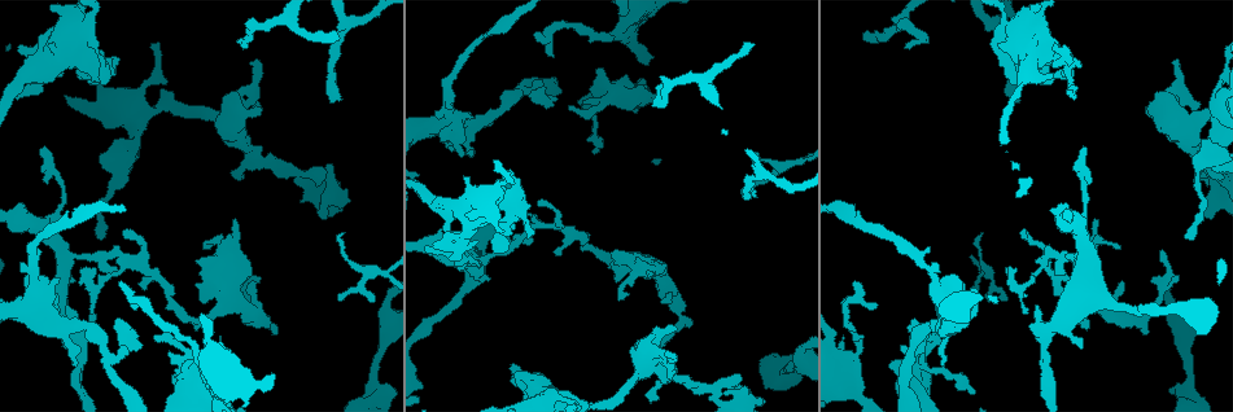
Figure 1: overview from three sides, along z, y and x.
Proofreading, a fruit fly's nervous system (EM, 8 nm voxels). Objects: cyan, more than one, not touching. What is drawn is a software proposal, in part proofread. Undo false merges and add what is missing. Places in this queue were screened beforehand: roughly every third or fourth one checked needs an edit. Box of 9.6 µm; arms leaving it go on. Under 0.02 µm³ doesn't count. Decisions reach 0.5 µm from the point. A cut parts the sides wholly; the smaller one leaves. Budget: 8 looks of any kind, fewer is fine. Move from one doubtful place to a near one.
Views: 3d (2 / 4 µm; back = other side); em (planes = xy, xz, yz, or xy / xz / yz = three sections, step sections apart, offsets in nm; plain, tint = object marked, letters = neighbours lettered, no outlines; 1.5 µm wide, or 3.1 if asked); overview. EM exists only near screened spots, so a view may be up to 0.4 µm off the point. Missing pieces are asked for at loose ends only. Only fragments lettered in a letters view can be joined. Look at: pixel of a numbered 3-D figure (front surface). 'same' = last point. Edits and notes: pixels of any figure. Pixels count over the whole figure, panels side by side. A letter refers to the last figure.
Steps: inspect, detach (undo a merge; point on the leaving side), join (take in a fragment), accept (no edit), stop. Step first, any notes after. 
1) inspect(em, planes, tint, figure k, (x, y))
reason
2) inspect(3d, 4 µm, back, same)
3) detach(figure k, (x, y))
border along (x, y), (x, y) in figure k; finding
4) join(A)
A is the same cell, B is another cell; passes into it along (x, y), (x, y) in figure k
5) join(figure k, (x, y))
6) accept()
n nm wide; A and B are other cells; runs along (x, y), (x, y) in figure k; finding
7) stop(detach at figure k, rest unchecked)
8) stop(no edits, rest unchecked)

inspect(3d, 4 µm, figure 1, (1045, 254))
a fork

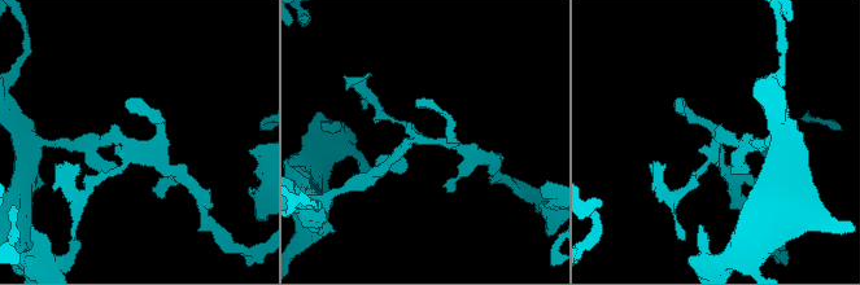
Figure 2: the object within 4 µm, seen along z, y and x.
inspect(em, 3.1 µm, planes, tint, figure 2, (719, 141))
need the tissue

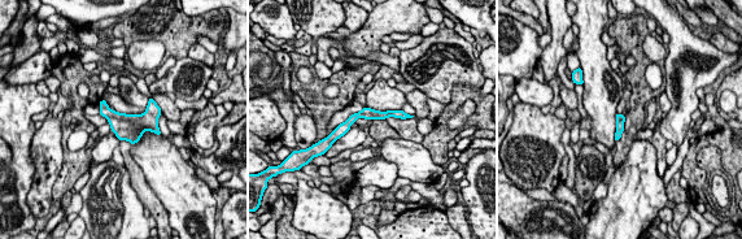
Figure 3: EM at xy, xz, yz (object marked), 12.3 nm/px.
inspect(em, 3.1 µm, planes, letters, same)
what lies round it

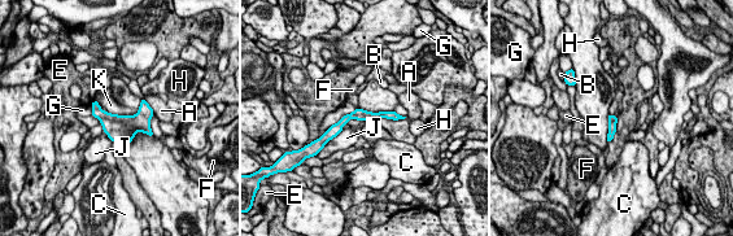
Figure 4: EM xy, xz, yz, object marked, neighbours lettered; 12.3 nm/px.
accept()
A, B, C, E, F, G, H, J and K are other cells; runs along (393, 116), (350, 116), (331, 131) in figure 4; one neuron here

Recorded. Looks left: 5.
inspect(em, planes, tint, figure 1, (647, 278))
an open end

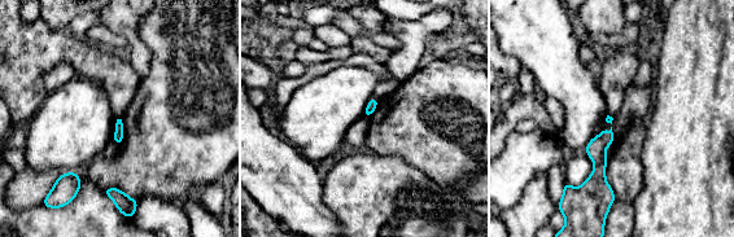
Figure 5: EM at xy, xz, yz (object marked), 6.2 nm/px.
inspect(em, planes, letters, same)

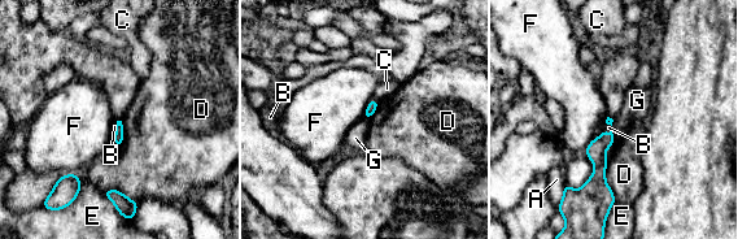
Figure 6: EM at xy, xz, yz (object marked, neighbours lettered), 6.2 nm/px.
accept()
A, B, C, D, E, F and G are other cells; border along (122, 116), (114, 120) in figure 6; no lettered fragment goes on from it

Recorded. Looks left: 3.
inspect(em, planes, tint, figure 1, (298, 171))
a fork

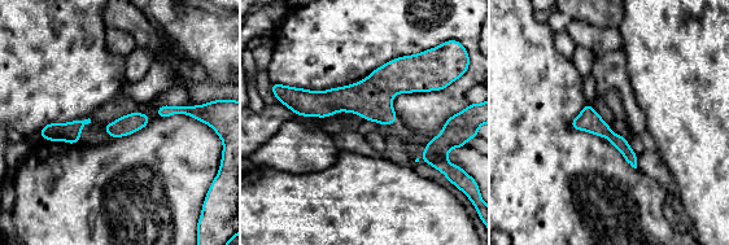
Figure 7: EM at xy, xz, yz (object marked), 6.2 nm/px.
inspect(em, planes, letters, same)

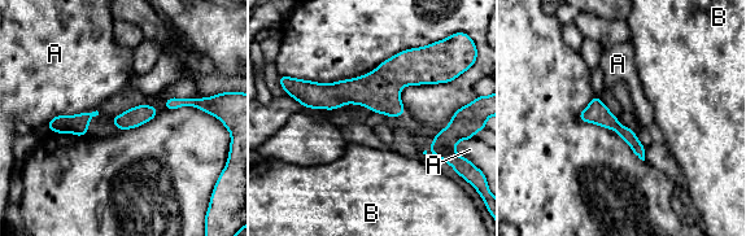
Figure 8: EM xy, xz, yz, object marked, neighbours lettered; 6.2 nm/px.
accept()
120 nm wide; A and B are other cells; runs along (448, 74), (295, 91) in figure 8; all the same neuron

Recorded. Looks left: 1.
stop(no edits, rest unchecked)

